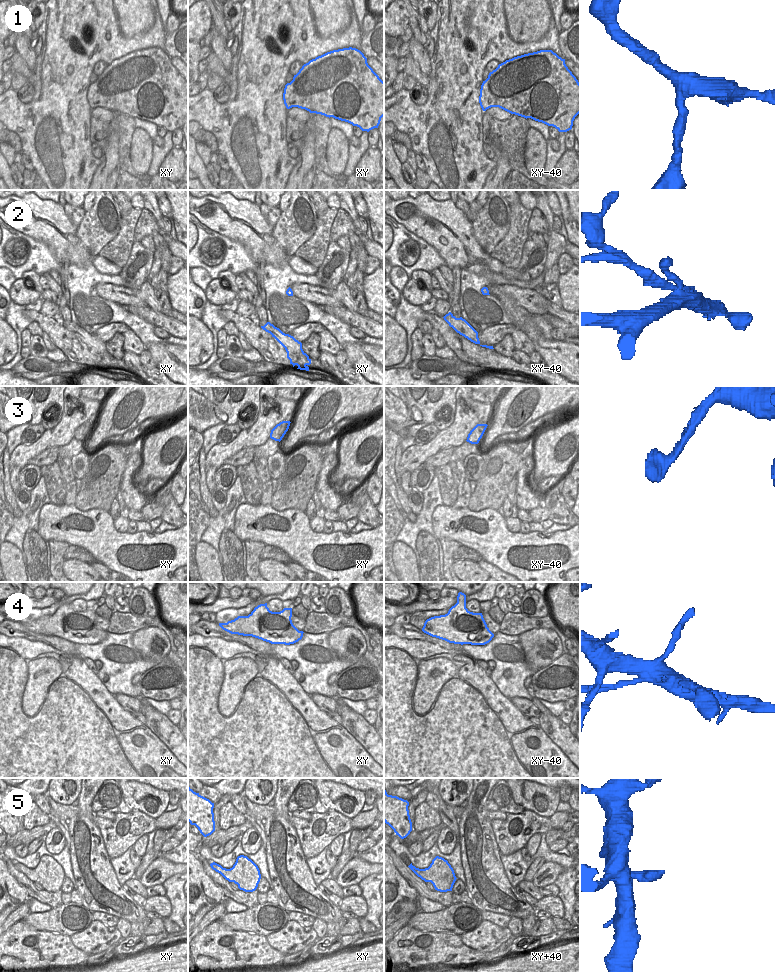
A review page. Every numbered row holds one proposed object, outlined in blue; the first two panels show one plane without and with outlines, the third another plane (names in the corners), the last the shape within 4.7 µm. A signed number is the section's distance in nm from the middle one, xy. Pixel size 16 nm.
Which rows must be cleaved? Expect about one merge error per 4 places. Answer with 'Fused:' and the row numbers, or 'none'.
Fused: 2

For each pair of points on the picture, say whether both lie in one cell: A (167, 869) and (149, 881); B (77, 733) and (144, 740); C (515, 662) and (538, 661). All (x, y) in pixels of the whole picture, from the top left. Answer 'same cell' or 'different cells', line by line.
A: same cell
B: same cell
C: different cells

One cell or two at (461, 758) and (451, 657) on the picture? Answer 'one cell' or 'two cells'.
one cell

